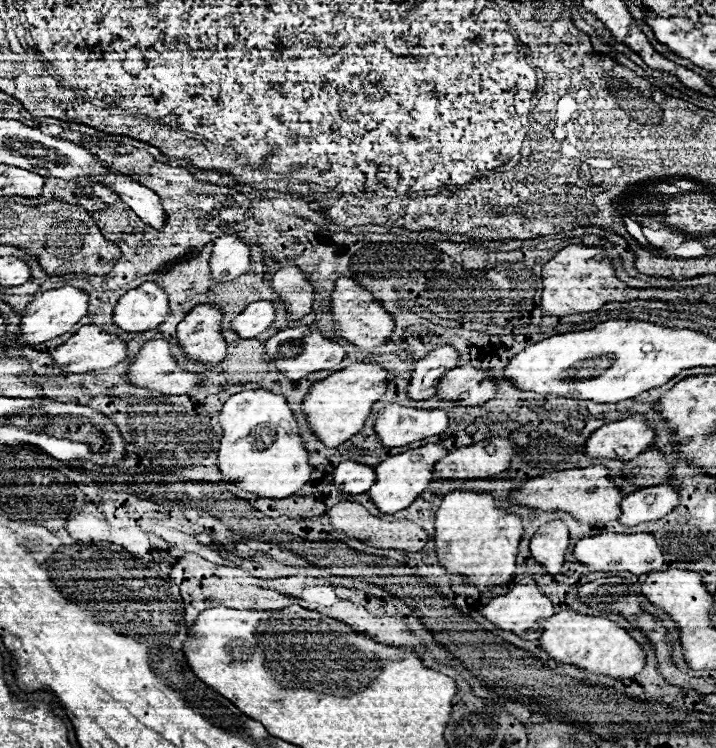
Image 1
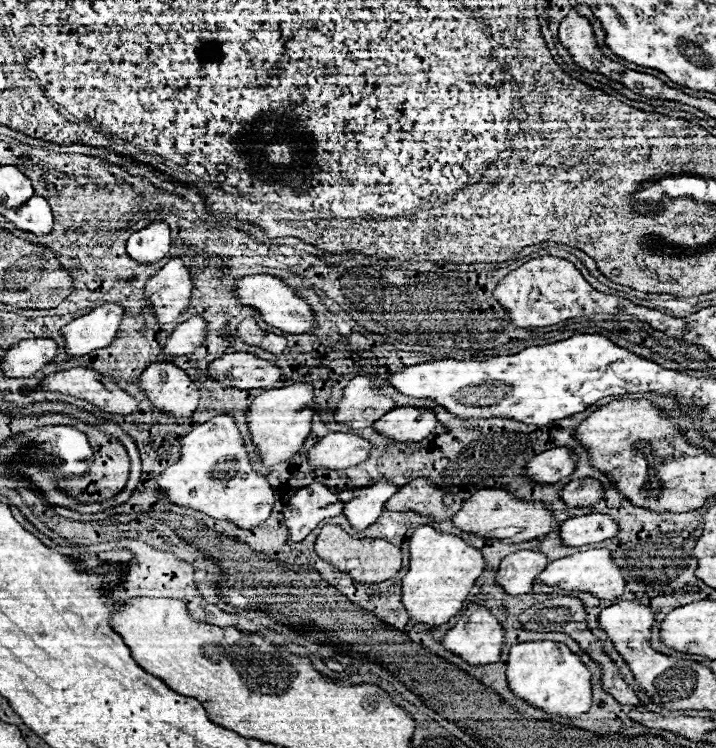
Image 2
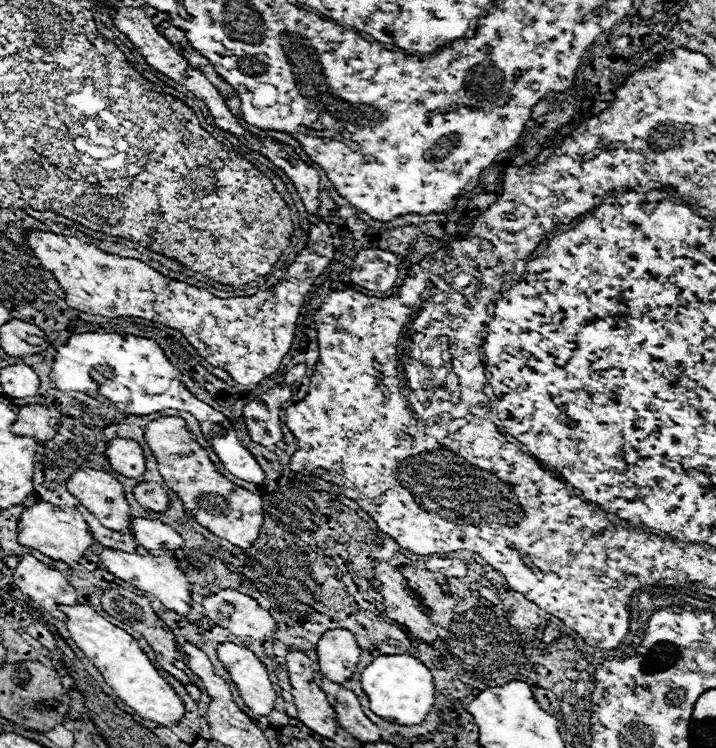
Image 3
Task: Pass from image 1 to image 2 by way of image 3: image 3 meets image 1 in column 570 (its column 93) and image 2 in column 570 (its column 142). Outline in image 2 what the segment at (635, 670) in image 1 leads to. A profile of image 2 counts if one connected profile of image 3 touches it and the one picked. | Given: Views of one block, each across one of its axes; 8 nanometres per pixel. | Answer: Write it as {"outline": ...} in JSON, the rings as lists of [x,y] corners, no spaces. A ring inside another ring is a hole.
{"outline":[[[524,642],[514,644],[506,662],[506,680],[512,694],[546,714],[558,714],[564,718],[578,718],[588,712],[592,686],[590,670],[580,662],[580,656],[572,654],[566,644],[560,642]]]}

